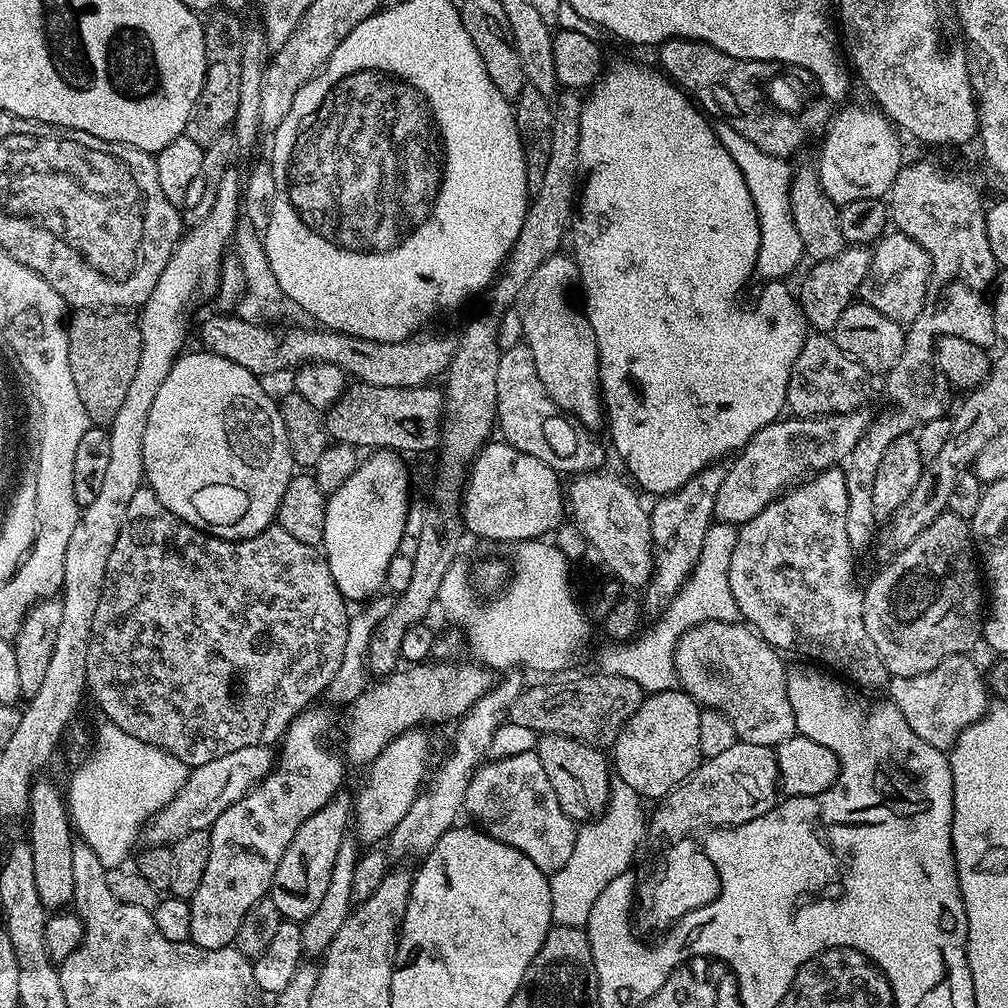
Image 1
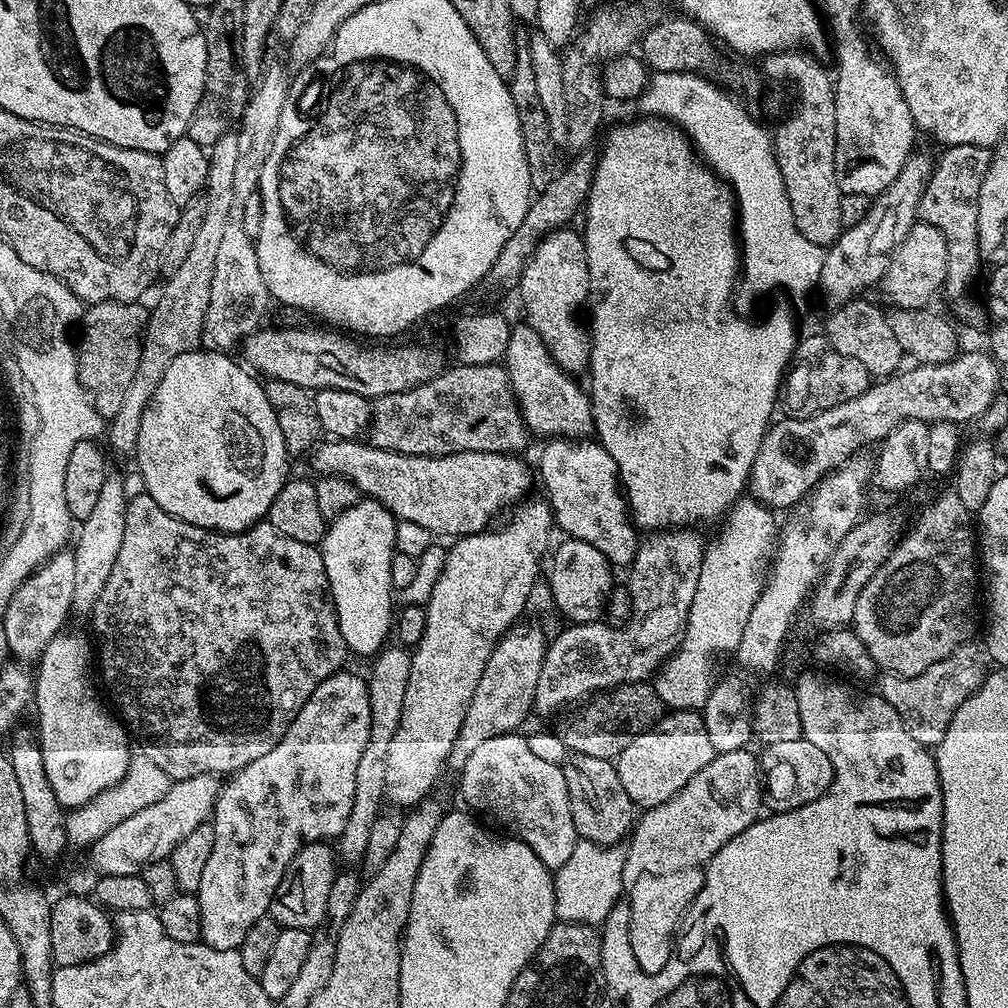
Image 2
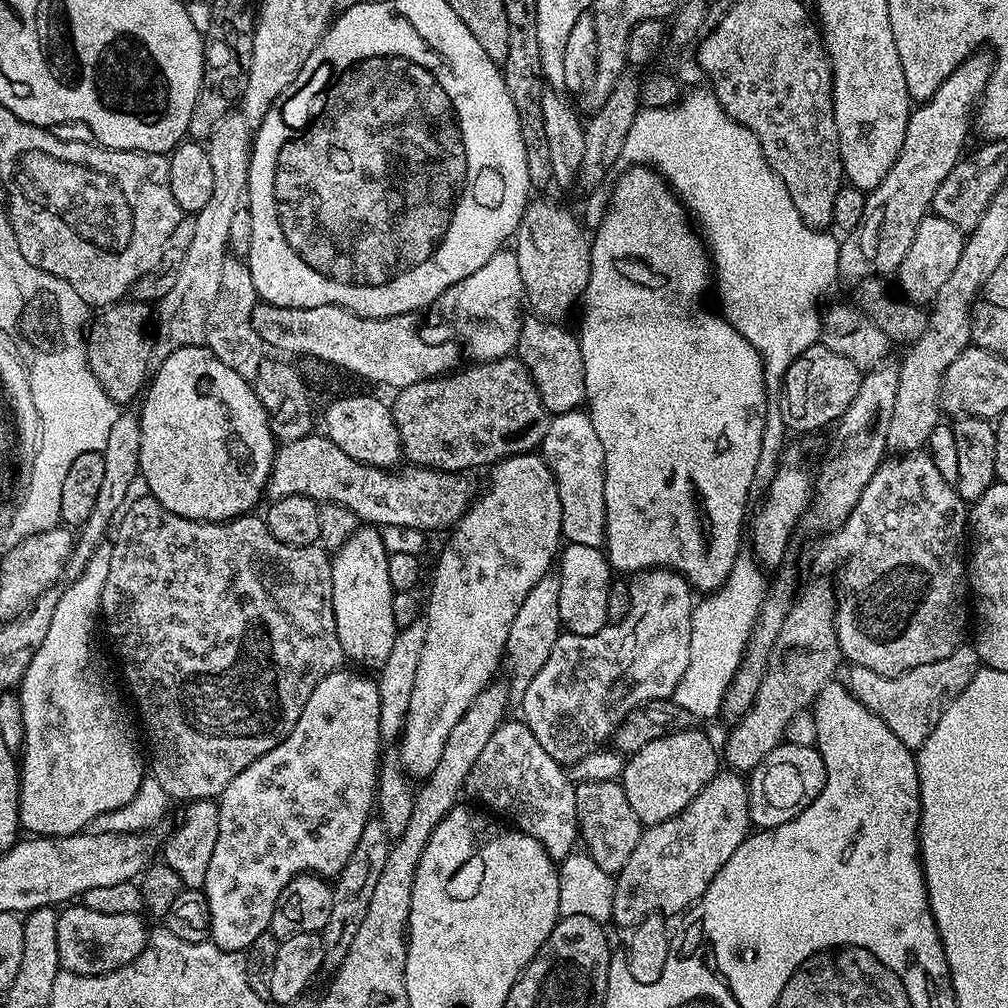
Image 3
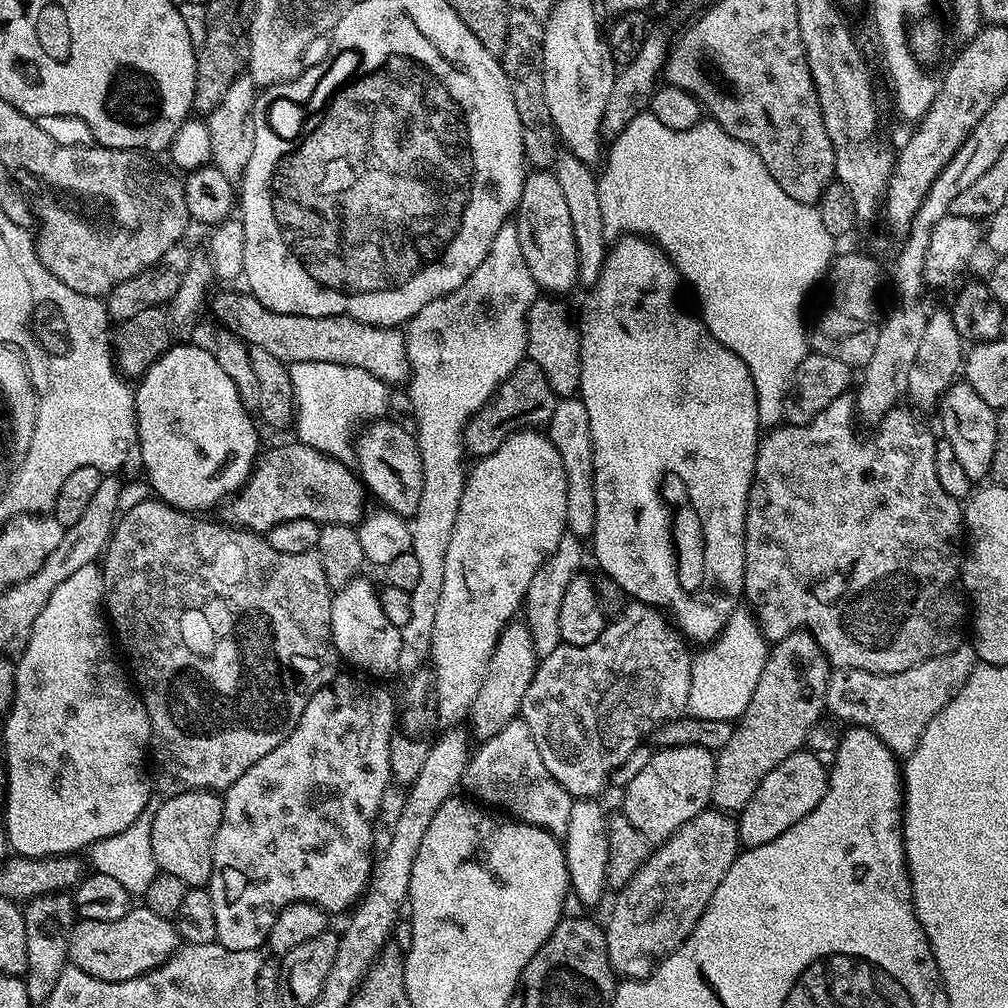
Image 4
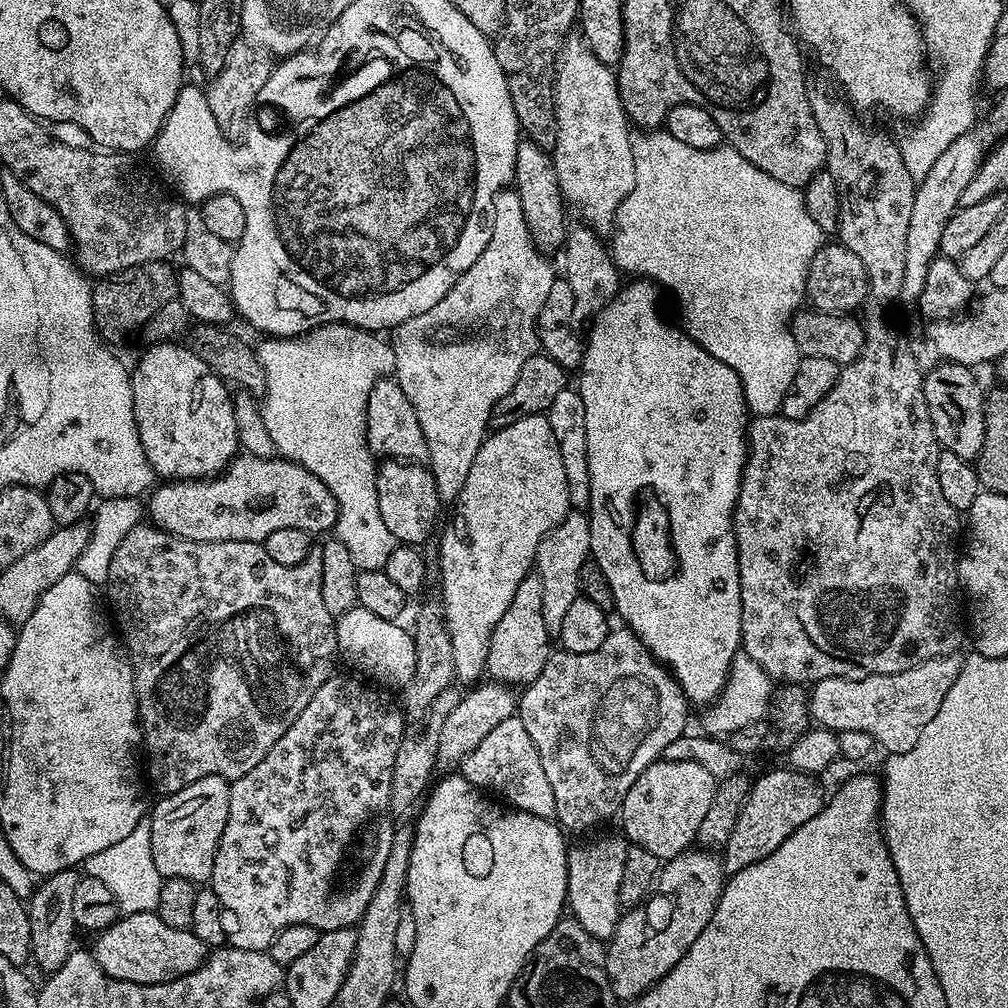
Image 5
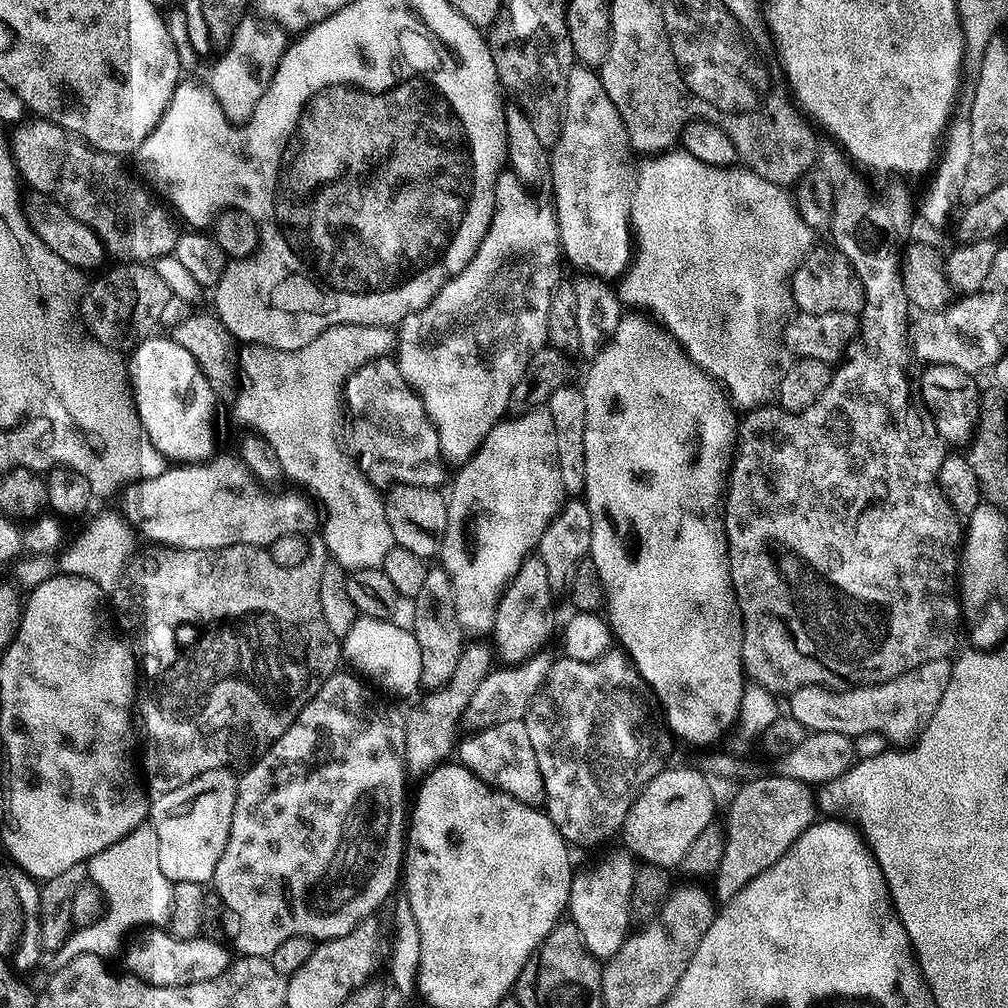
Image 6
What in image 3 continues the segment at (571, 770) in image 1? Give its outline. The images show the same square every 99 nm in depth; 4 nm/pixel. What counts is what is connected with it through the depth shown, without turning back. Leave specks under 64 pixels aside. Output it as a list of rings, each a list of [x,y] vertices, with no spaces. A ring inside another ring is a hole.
[[[615,780],[610,781],[585,781],[576,784],[576,822],[578,825],[578,836],[583,847],[589,856],[598,862],[602,870],[610,873],[618,873],[622,866],[626,866],[630,854],[634,854],[634,846],[638,846],[642,825],[638,814],[634,814],[634,809],[630,806],[630,801],[626,798],[626,790],[623,783]]]

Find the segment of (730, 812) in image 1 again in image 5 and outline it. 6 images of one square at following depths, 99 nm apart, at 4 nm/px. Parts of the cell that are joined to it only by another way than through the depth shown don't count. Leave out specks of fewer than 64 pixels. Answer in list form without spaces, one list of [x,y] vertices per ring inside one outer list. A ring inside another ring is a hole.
[[[689,850],[661,867],[658,887],[642,908],[648,919],[648,932],[636,932],[637,913],[628,910],[621,915],[612,939],[606,944],[604,968],[617,1001],[631,1002],[639,998],[678,966],[686,950],[694,946],[698,934],[714,918],[725,883],[723,859],[712,850]]]

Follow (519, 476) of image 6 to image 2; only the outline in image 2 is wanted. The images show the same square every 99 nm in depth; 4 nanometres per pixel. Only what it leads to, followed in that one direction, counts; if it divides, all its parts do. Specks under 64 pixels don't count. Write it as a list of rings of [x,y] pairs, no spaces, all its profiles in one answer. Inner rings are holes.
[[[544,498],[532,499],[515,505],[510,512],[512,517],[501,528],[493,527],[472,536],[459,537],[453,543],[456,545],[449,550],[444,569],[426,599],[426,630],[411,653],[410,682],[406,682],[402,718],[398,722],[398,730],[394,730],[394,738],[390,738],[390,751],[386,754],[384,799],[397,809],[407,810],[418,801],[429,799],[431,792],[428,791],[439,782],[440,775],[446,769],[448,756],[458,738],[458,730],[466,718],[470,698],[474,698],[478,678],[482,678],[482,670],[486,670],[490,654],[500,637],[523,617],[520,615],[532,596],[536,575],[542,572],[540,559],[543,556],[545,559],[550,548],[548,535],[554,532],[552,505]]]

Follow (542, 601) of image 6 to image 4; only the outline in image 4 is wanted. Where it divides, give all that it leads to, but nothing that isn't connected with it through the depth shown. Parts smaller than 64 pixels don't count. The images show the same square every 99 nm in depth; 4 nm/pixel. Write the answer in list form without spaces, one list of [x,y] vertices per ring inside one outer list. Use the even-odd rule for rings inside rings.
[[[520,618],[510,621],[494,646],[490,666],[486,666],[486,678],[474,698],[474,706],[468,711],[467,723],[472,724],[470,732],[475,739],[477,736],[477,741],[483,742],[494,738],[494,734],[498,734],[502,726],[520,716],[522,698],[526,698],[526,690],[530,690],[530,682],[536,673],[537,663],[534,638],[527,623]]]

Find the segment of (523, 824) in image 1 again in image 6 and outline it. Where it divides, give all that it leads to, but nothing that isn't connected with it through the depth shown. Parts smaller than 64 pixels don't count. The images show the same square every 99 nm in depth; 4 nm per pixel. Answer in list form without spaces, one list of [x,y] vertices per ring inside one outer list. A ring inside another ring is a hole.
[[[503,720],[501,724],[481,728],[468,735],[472,736],[465,740],[463,737],[458,744],[459,763],[492,788],[518,798],[518,802],[533,806],[545,803],[542,770],[538,770],[538,758],[534,755],[534,745],[530,743],[530,734],[526,734],[523,720]]]

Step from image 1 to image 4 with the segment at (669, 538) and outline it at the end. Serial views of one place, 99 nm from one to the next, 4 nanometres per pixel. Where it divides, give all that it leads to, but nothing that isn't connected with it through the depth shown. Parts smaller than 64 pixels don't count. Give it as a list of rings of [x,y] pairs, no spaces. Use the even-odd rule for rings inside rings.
[[[639,602],[629,603],[621,616],[615,617],[611,622],[605,623],[602,634],[594,642],[586,646],[570,646],[560,643],[549,656],[543,657],[536,665],[536,673],[530,682],[530,690],[526,690],[526,698],[522,698],[520,716],[530,726],[530,734],[534,734],[534,746],[538,746],[538,754],[542,754],[542,762],[546,762],[546,770],[554,774],[554,778],[562,785],[573,798],[596,798],[604,787],[609,787],[610,777],[616,768],[622,766],[622,762],[634,753],[636,747],[642,744],[642,738],[636,731],[643,724],[660,726],[669,720],[677,720],[678,717],[688,712],[688,699],[690,698],[690,674],[692,673],[693,653],[688,652],[689,645],[675,623],[661,609],[651,608],[648,604]]]

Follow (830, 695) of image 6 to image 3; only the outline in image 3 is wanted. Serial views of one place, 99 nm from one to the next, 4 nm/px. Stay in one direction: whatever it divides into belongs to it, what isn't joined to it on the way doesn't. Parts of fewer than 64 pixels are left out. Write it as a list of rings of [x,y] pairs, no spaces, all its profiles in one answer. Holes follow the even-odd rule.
[[[961,646],[954,650],[954,654],[938,662],[926,662],[926,666],[903,672],[901,676],[883,676],[874,670],[849,667],[846,687],[871,712],[878,714],[878,718],[882,718],[882,722],[886,722],[894,734],[898,734],[898,742],[910,749],[919,750],[934,726],[938,726],[938,718],[942,718],[950,702],[954,702],[954,698],[958,698],[958,694],[970,686],[974,674],[981,666],[975,647]]]

